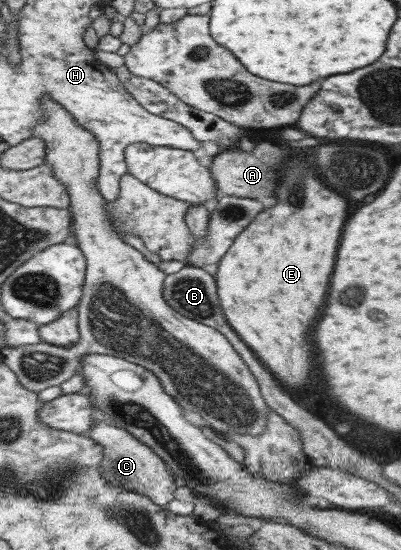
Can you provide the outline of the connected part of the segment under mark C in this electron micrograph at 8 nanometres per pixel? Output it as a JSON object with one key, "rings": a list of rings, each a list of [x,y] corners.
{"rings":[[[93,420],[86,435],[103,447],[103,458],[99,464],[99,473],[107,485],[129,489],[147,497],[152,503],[164,508],[176,490],[176,484],[162,458],[159,458],[145,443],[139,442],[133,435],[119,427],[112,427],[101,420]]]}

